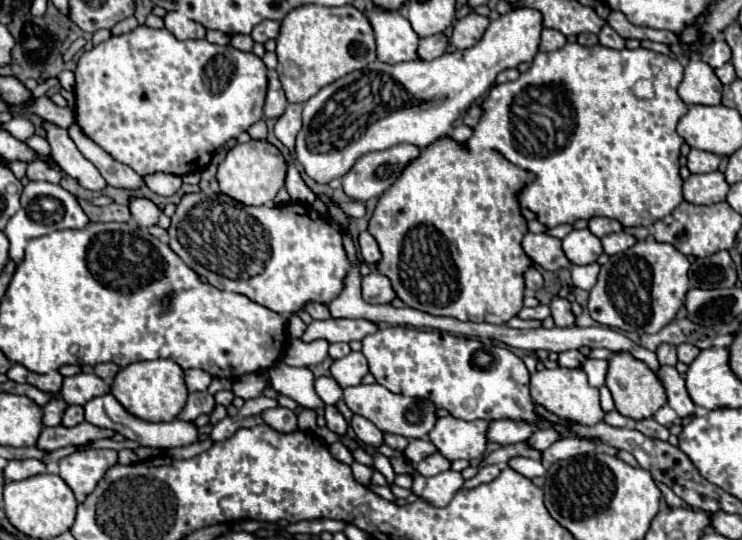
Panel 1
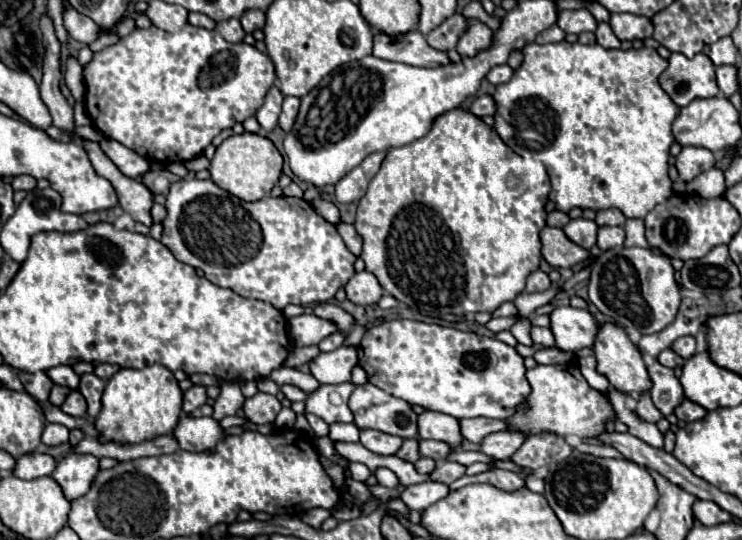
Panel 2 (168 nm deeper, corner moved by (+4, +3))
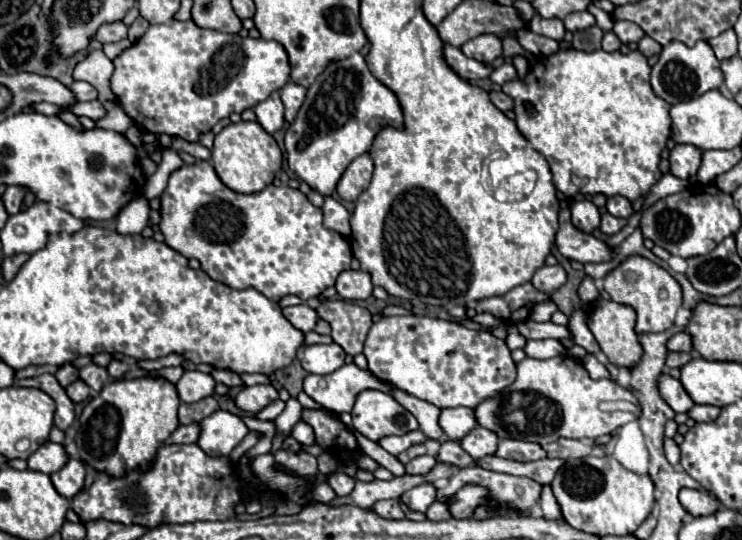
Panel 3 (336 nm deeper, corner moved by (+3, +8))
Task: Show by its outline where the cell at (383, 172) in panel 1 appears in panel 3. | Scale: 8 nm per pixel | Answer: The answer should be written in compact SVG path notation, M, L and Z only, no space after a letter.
M362 154L358 156L348 168L346 172L342 174L340 182L338 182L338 196L342 200L348 200L348 202L354 202L360 192L364 192L372 180L372 172L374 172L374 162L372 162L372 156L370 154Z

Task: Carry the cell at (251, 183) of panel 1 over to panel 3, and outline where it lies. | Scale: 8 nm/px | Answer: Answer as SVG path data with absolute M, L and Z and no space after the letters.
M238 122L226 126L214 140L212 148L212 166L216 174L228 188L240 194L254 194L264 190L282 168L282 150L278 148L276 140L260 128L258 122Z

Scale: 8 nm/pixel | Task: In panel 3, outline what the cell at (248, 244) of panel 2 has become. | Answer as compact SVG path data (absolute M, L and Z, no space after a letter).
M198 160L192 166L182 166L180 170L172 172L160 198L160 230L164 234L164 242L186 258L198 258L202 270L212 280L230 288L254 288L272 302L278 302L290 294L308 300L334 286L336 276L350 268L352 250L348 240L322 224L322 210L310 204L300 190L270 184L256 194L238 194L222 184L210 162Z

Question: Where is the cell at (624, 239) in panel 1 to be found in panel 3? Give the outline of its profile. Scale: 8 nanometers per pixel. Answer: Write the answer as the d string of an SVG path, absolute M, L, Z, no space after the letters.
M602 214L602 224L600 224L600 232L610 236L610 234L618 234L622 228L626 226L624 218L614 218L612 214Z

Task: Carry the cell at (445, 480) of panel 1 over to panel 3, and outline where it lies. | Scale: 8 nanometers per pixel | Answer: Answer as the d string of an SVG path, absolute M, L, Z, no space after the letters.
M420 484L402 494L404 504L408 504L416 512L426 512L426 508L436 500L436 486L434 484Z

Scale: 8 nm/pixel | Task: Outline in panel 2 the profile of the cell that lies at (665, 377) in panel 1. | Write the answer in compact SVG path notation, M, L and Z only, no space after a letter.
M685 399L683 405L679 405L679 409L675 409L675 415L677 415L677 419L689 423L689 421L699 421L699 419L703 419L703 417L707 415L707 409L703 409L701 405L695 405L695 403L691 403L689 399Z

